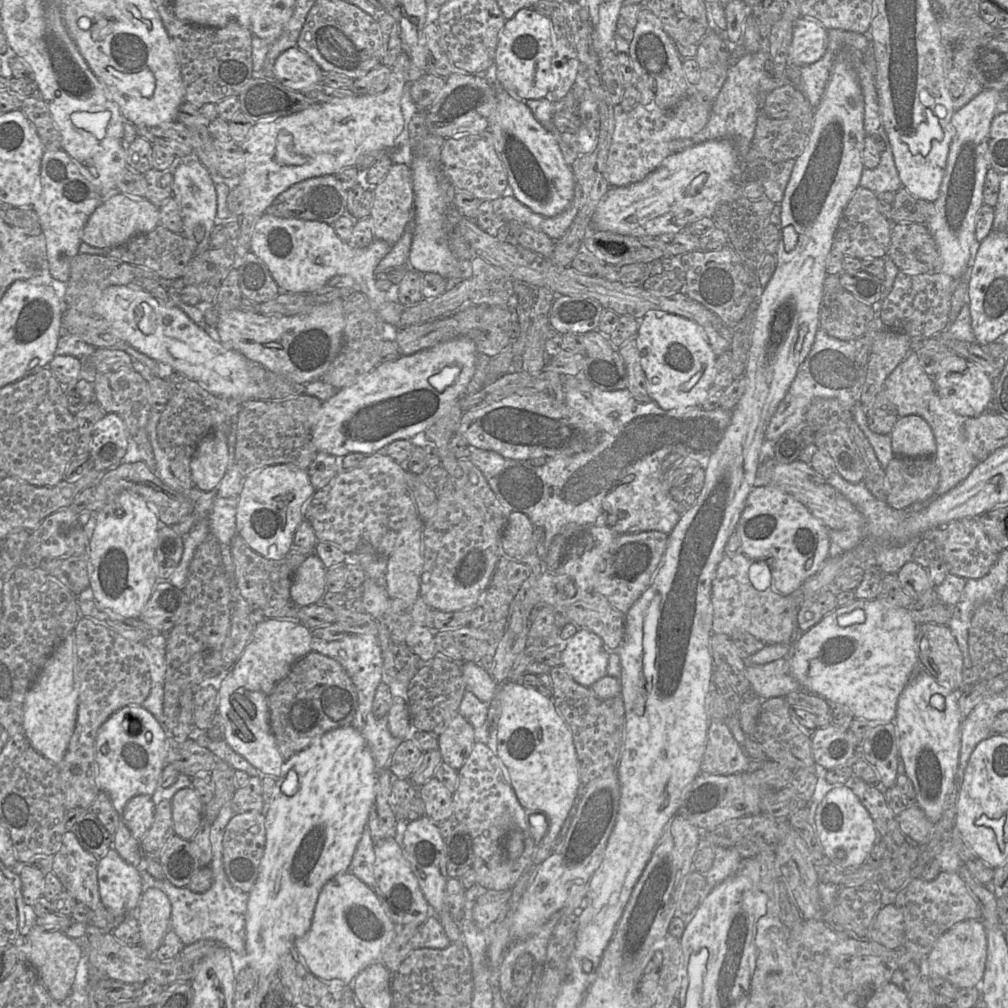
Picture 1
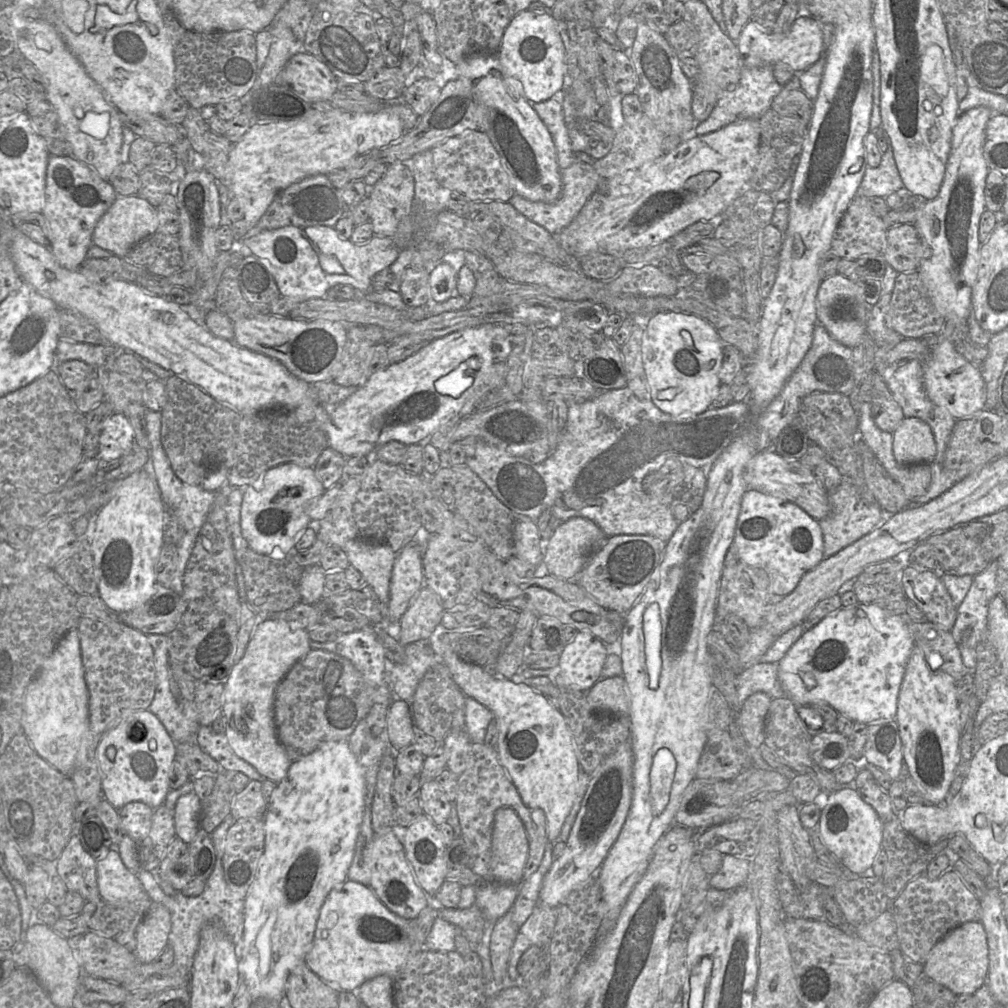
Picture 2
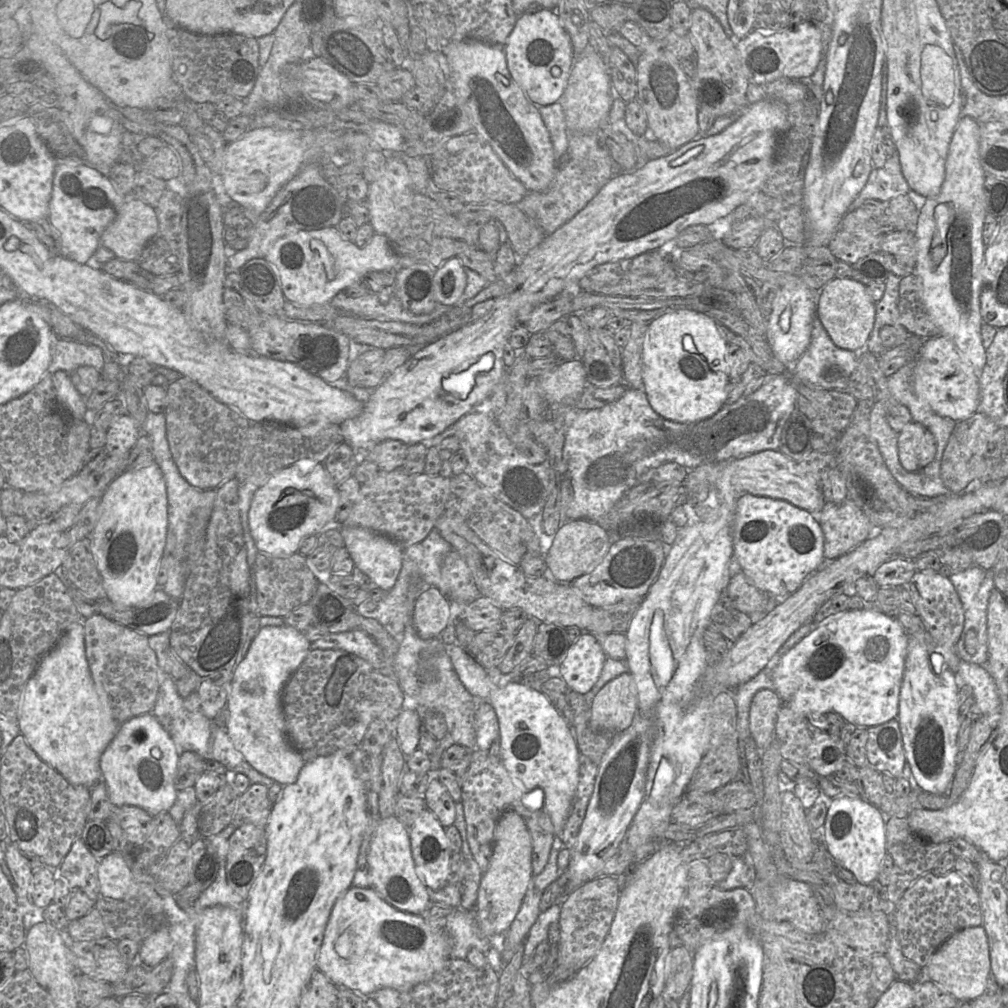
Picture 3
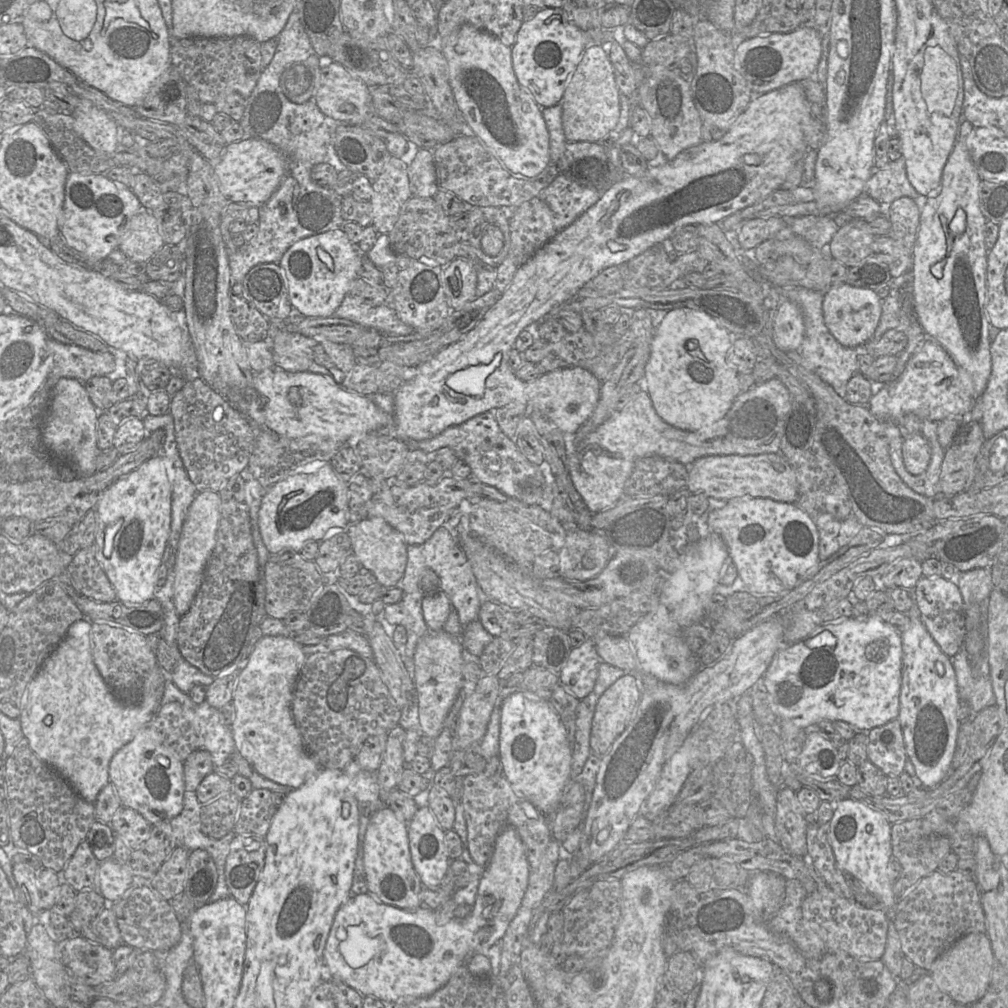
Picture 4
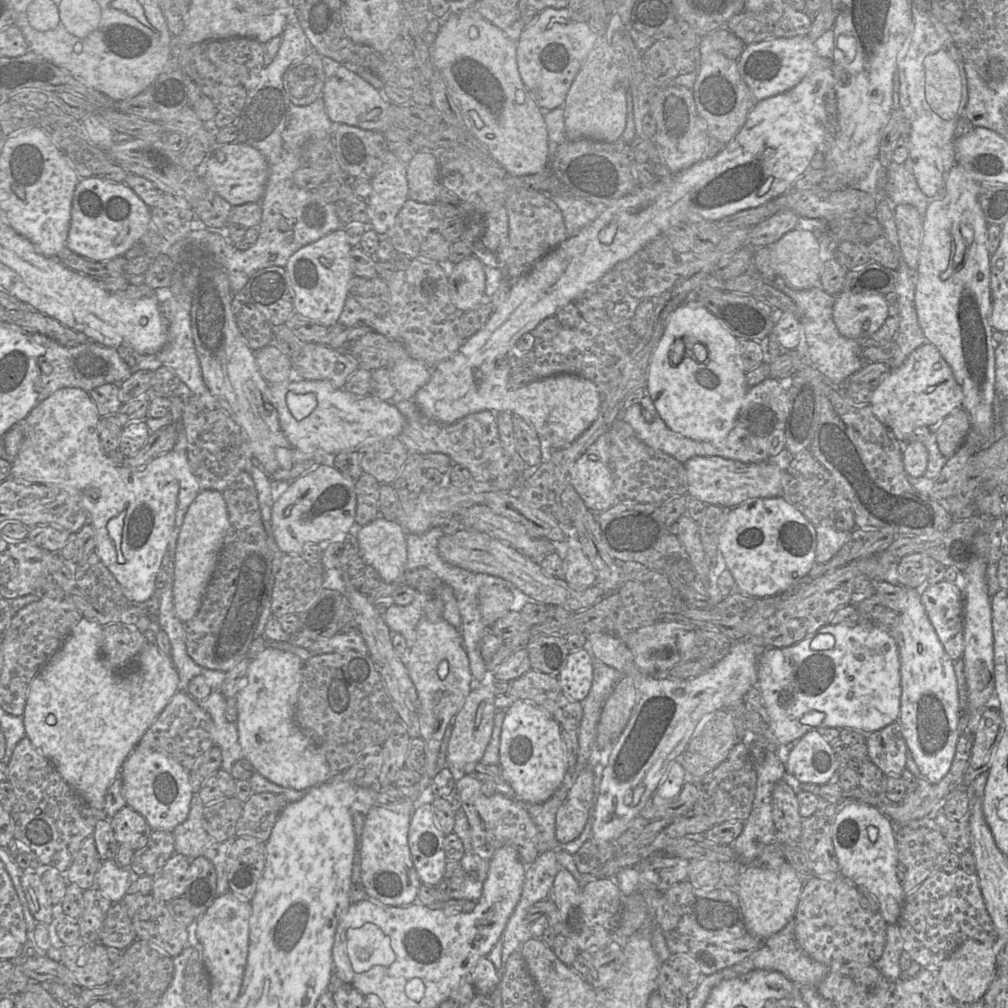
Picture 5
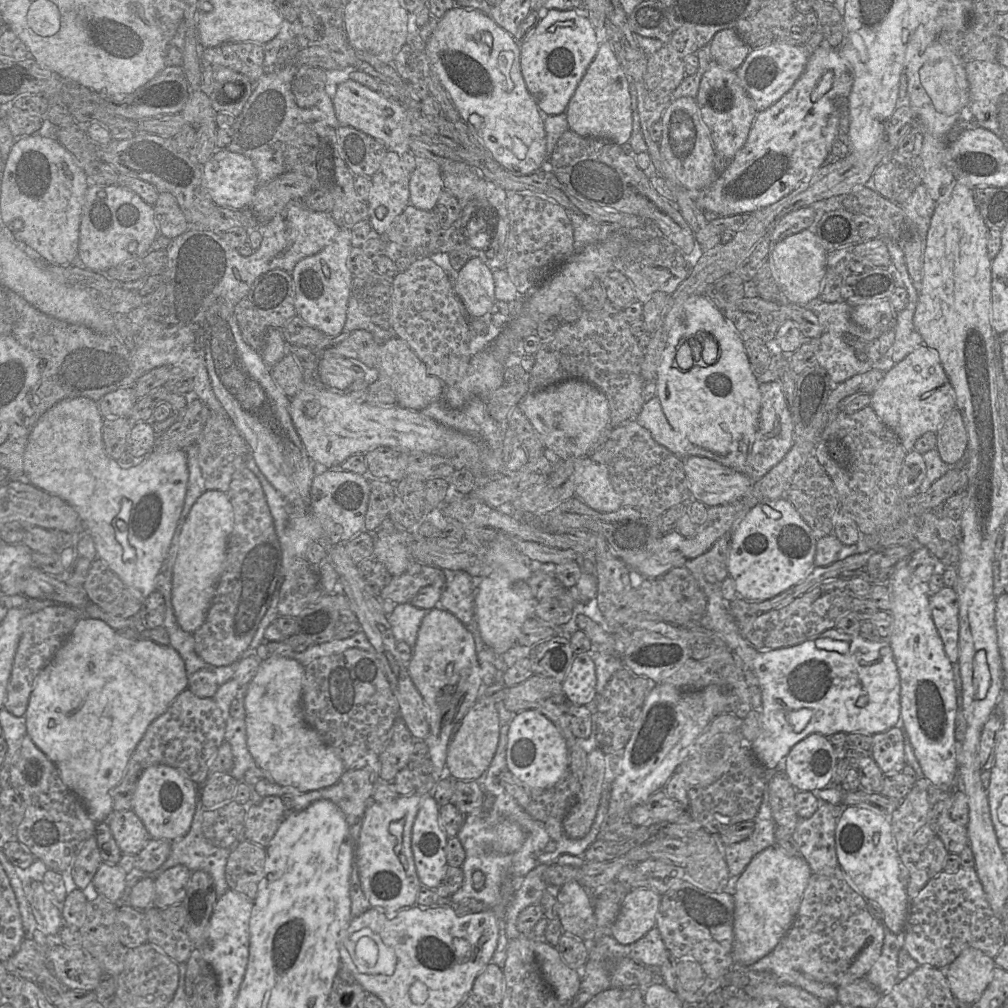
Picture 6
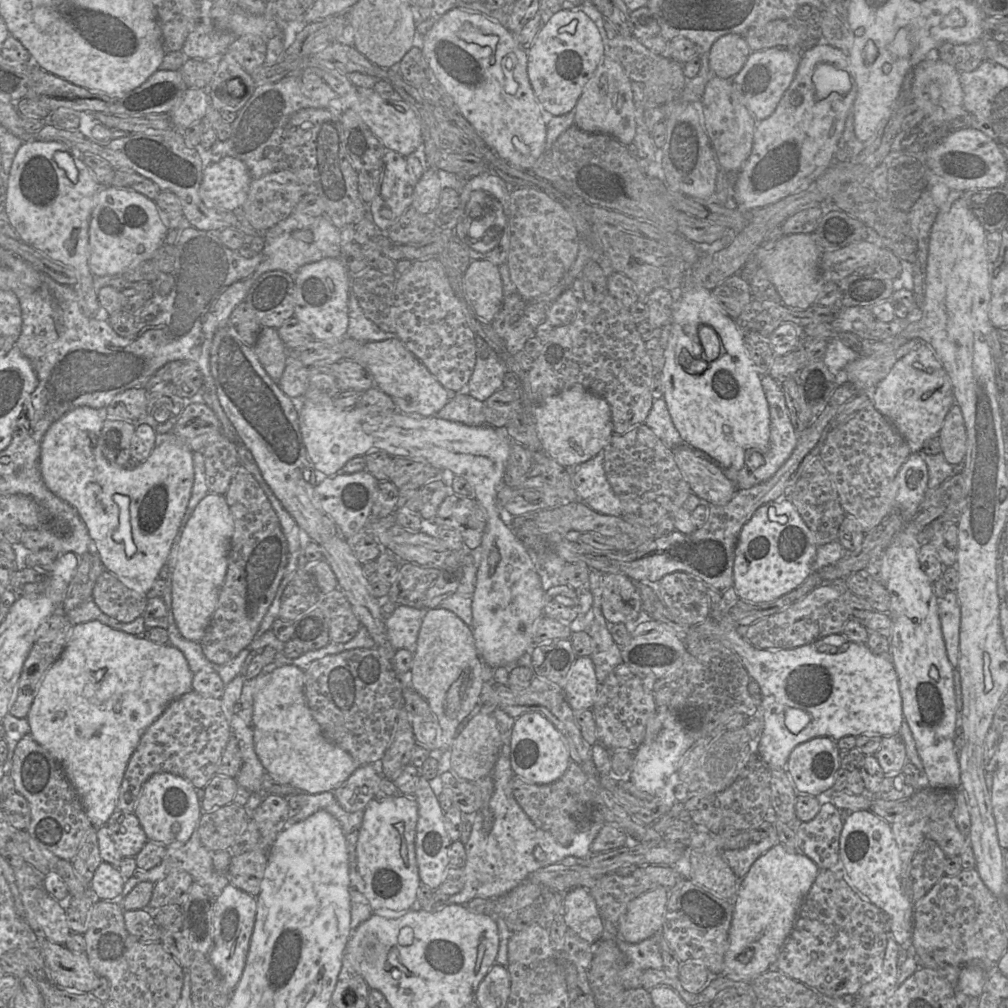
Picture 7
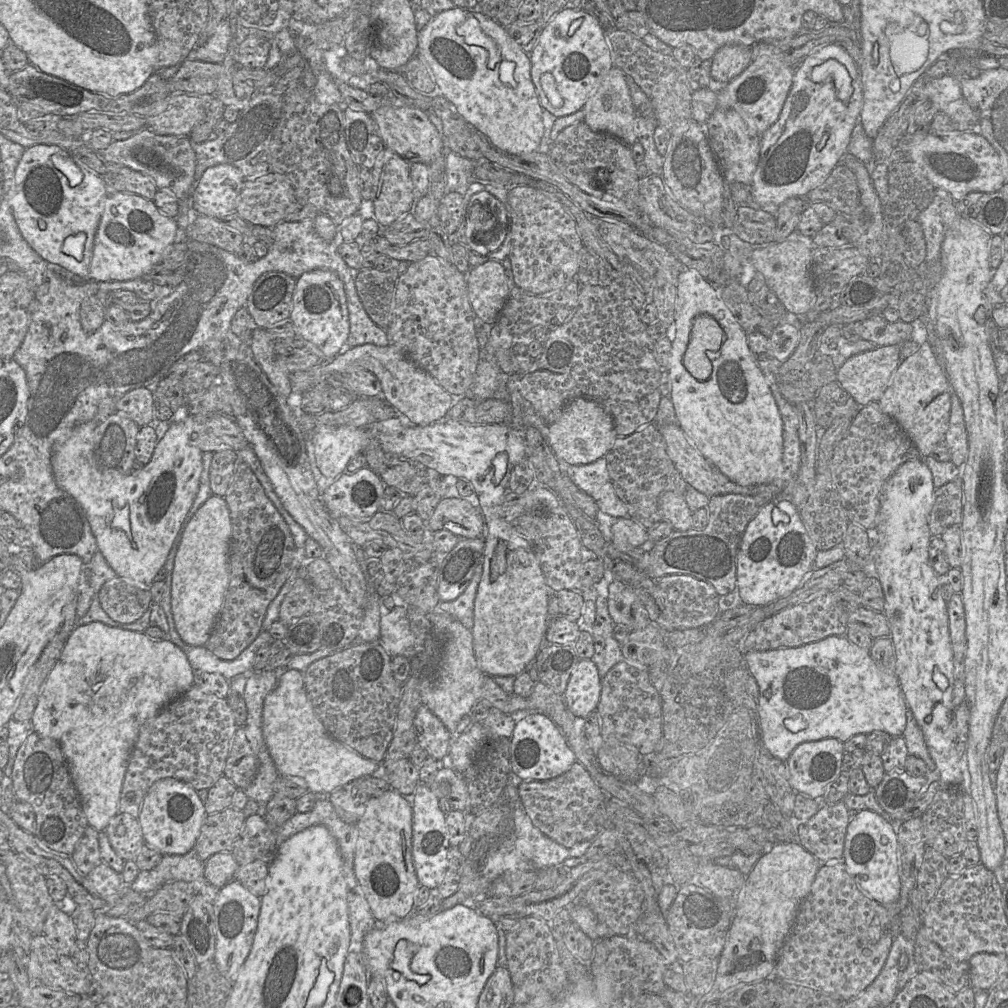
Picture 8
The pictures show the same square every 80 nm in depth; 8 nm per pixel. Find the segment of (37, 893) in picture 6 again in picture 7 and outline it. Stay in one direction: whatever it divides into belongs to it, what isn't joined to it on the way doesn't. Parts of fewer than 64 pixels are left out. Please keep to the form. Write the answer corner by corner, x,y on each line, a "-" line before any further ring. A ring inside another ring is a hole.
48,893
38,904
38,923
45,937
60,945
64,945
72,933
68,926
66,910

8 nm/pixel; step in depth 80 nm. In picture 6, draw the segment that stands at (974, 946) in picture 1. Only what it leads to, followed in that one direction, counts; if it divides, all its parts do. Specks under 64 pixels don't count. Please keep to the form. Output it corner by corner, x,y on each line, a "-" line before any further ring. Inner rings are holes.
966,948
945,969
953,996
972,1005
980,999
993,978
994,959
976,948

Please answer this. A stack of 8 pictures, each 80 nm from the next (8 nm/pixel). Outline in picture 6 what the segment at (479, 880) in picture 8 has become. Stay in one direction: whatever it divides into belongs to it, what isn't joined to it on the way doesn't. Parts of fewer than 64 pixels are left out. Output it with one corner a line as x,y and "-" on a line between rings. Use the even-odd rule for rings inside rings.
500,722
500,735
498,745
487,771
476,780
484,793
484,802
471,814
467,814
463,821
457,838
460,840
465,851
465,859
461,866
464,878
460,888
450,896
452,903
458,903
463,899
473,898
488,909
493,909
497,916
502,912
505,919
505,909
513,894
521,885
523,878
539,865
551,865
557,863
557,859
563,854
583,856
587,848
598,839
603,822
607,816
610,801
610,784
603,784
602,797
597,814
590,830
579,839
568,838
562,828
562,820
549,819
541,822
532,818
517,801
498,782
501,772
507,770
506,746
509,723
-
509,820
516,823
524,832
524,843
521,848
511,854
498,854
489,845
492,840
492,828
499,822
-
481,871
485,877
485,883
480,890
473,887
472,874

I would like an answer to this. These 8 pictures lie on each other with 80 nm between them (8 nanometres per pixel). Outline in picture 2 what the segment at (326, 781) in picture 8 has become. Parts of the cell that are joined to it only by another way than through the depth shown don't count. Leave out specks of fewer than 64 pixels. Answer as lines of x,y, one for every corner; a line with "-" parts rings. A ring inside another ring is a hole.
266,618
252,633
243,657
231,670
222,694
225,735
233,751
260,774
276,783
287,776
292,761
278,740
274,720
274,696
291,667
309,651
308,631
284,618

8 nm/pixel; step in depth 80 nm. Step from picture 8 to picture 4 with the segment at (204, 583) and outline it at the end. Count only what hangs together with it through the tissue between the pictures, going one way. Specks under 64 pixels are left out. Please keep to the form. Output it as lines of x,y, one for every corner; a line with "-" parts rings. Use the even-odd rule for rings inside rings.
212,490
198,492
188,509
177,546
174,582
174,605
181,617
190,609
202,582
203,574
216,543
220,520
220,496

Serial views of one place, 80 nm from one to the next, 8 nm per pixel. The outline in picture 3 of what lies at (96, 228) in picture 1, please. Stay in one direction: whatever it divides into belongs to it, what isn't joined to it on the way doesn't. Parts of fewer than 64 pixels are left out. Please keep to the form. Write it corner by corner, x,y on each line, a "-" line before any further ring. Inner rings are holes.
134,196
126,198
100,241
116,257
136,261
148,242
158,235
158,220
153,207

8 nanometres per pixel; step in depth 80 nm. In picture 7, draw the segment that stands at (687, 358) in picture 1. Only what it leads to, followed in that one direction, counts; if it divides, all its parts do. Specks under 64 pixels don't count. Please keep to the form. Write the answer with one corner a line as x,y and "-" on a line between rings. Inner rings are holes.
689,267
680,291
674,293
672,332
664,357
662,398
666,402
673,425
684,444
692,447
695,451
706,453
718,466
733,469
741,469
744,466
746,451
755,450
759,453
765,453
768,450
770,442
769,407
761,385
761,376
746,351
744,334
734,319
722,309
711,290
694,284
-
701,325
711,326
717,332
720,338
720,354
716,360
709,363
705,372
693,375
681,367
678,356
683,349
687,349
693,358
703,358
703,349
698,337
698,329

